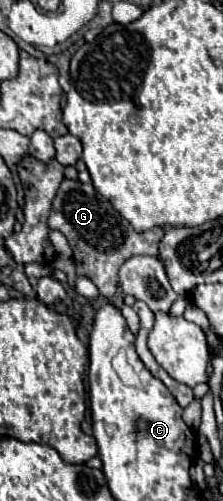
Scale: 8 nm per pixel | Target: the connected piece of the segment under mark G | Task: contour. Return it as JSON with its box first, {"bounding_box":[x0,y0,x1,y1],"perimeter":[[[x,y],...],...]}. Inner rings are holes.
{"bounding_box":[48,180,162,298],"perimeter":[[[64,180],[56,192],[52,212],[48,218],[52,230],[60,230],[74,250],[76,274],[88,276],[100,290],[102,296],[110,298],[118,286],[120,266],[138,254],[158,256],[158,242],[162,238],[162,228],[152,228],[146,232],[136,232],[126,218],[122,218],[114,206],[96,192],[92,184],[82,184],[80,180]]]}

